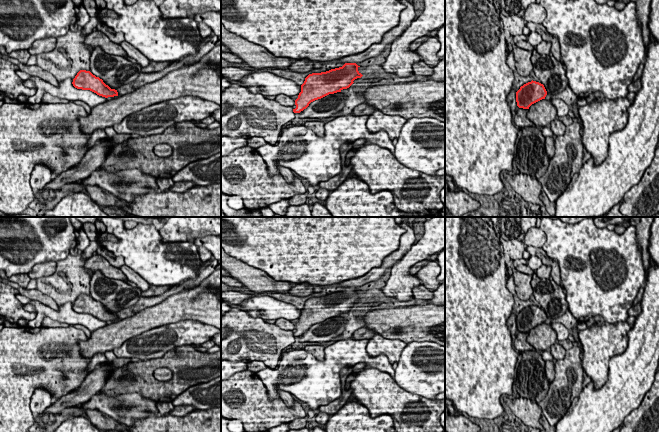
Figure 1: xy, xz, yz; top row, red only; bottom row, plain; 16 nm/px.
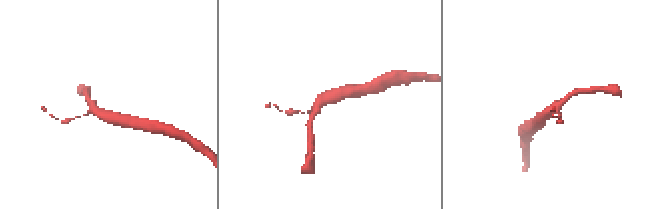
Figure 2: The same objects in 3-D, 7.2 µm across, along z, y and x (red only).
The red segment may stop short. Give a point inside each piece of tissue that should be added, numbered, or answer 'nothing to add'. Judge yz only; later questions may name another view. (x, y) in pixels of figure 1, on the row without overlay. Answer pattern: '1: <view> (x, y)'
nothing to add

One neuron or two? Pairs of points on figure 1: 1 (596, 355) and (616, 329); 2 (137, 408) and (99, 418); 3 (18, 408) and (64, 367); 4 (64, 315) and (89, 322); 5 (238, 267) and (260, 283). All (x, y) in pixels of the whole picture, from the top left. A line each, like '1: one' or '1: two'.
1: one
2: two
3: one
4: one
5: one

